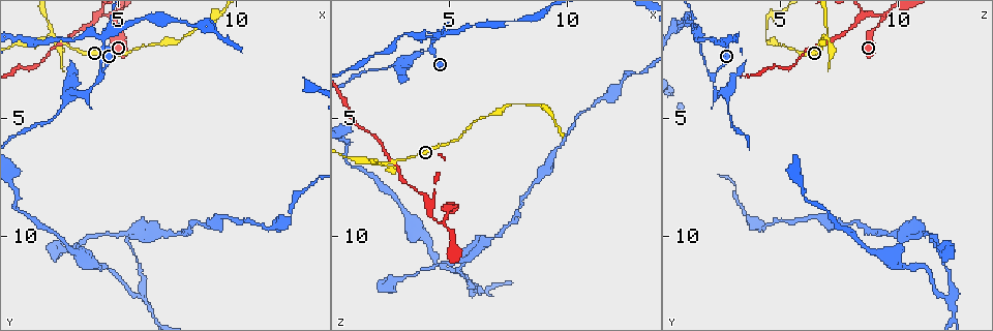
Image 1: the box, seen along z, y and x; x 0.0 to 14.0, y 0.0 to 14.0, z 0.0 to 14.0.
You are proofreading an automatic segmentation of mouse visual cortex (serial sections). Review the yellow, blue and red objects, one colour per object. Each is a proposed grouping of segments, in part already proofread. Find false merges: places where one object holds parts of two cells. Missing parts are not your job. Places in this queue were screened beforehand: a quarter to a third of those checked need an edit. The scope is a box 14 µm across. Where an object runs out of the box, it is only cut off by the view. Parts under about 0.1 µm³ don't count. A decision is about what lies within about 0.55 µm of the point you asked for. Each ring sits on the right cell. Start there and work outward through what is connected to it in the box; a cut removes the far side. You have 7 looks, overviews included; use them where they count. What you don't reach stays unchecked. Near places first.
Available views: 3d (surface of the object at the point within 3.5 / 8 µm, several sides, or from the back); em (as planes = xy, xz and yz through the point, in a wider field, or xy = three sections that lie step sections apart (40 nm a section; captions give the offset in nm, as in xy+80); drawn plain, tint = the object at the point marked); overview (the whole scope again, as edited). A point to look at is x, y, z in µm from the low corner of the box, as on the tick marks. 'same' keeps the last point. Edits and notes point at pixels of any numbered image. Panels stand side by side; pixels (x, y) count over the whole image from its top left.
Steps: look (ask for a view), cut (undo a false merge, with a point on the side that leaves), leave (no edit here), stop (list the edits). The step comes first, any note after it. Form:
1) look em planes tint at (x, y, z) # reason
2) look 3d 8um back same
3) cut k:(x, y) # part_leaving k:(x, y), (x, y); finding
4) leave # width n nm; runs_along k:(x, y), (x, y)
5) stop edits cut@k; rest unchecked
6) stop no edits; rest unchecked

look 3d 3.5um at (4.0, 3.6, 2.3) # narrows sharply

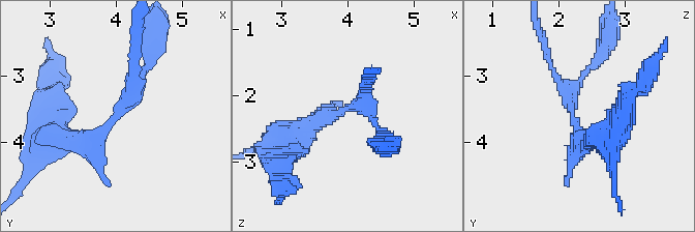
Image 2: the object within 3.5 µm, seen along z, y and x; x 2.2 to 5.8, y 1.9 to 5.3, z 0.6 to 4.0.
look em xy step 3 tint at (3.95, 3.65, 2.20) # shape alone is not enough

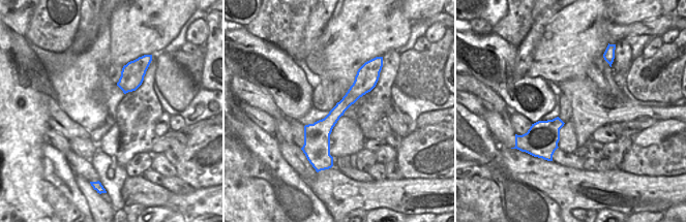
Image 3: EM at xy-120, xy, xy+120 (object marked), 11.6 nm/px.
leave # width 170 nm; runs_along 2:(145, 66), (94, 140), (59, 140); all the same cell

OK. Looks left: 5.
look 3d 3.5um at (2.6, 4.8, 2.8) # a narrow waist

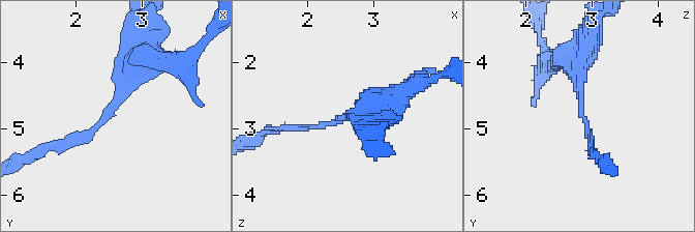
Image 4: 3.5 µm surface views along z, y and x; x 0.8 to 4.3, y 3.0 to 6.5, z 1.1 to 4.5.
look em xy step 1 tint at (2.60, 4.70, 2.85) # arm_widths 100, 450 nm

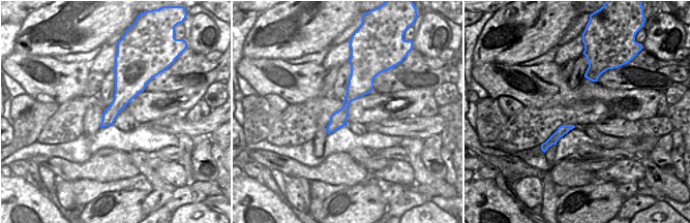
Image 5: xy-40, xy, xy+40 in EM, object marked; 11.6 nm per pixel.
look em xy step 5 tint same

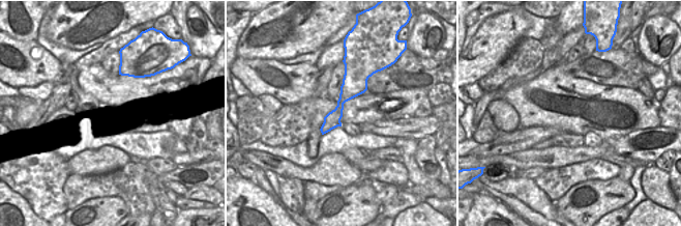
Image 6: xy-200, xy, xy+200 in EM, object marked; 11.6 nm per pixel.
leave # runs_along 6:(348, 72), (348, 92), (323, 130); all the same cell

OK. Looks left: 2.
look 3d 3.5um at (2.3, 1.6, 6.9) # three-way junction

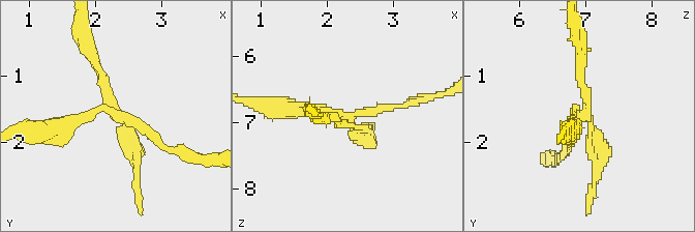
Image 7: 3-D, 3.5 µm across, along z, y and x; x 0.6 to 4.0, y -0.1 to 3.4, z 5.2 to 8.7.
look em xy step 3 tint at (2.30, 1.60, 6.95) # need the tissue

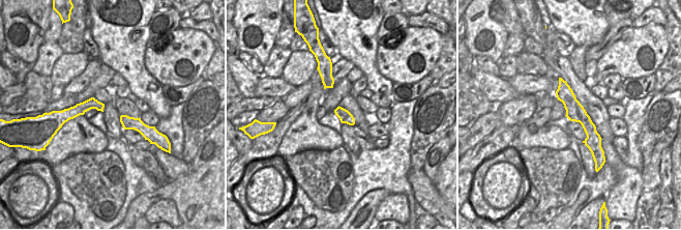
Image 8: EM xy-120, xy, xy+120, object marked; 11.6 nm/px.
cut 7:(126, 152) # a second cell is stuck on

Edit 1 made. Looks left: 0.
stop edits cut@7; rest unchecked

